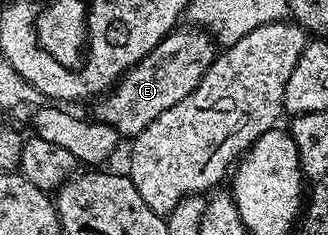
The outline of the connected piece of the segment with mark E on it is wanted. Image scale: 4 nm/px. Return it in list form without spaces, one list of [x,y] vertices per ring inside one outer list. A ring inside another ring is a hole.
[[[174,29],[158,46],[151,48],[143,60],[136,62],[112,88],[92,103],[91,114],[96,121],[115,128],[118,135],[136,136],[151,124],[151,120],[163,116],[167,108],[175,108],[183,96],[195,92],[215,57],[215,42],[204,29],[181,29]]]

